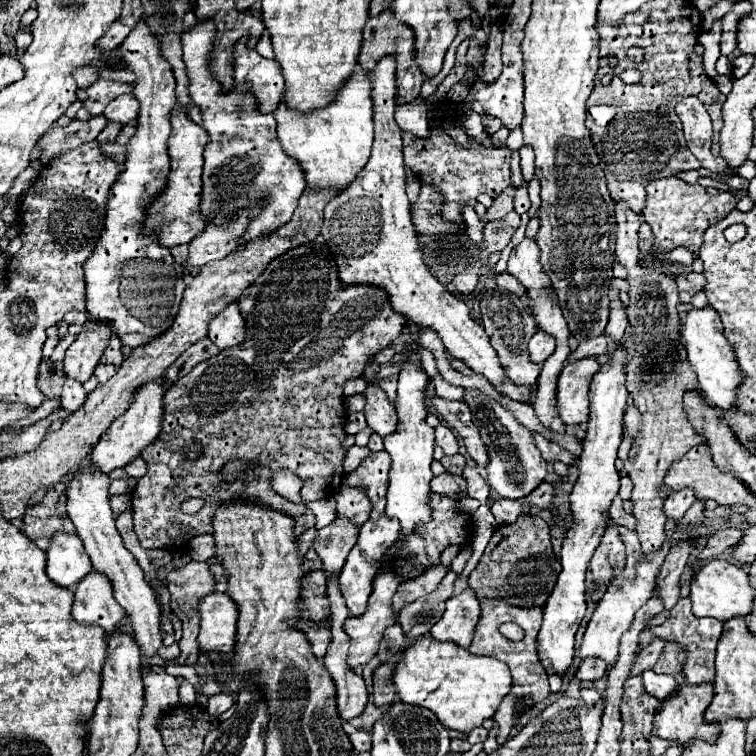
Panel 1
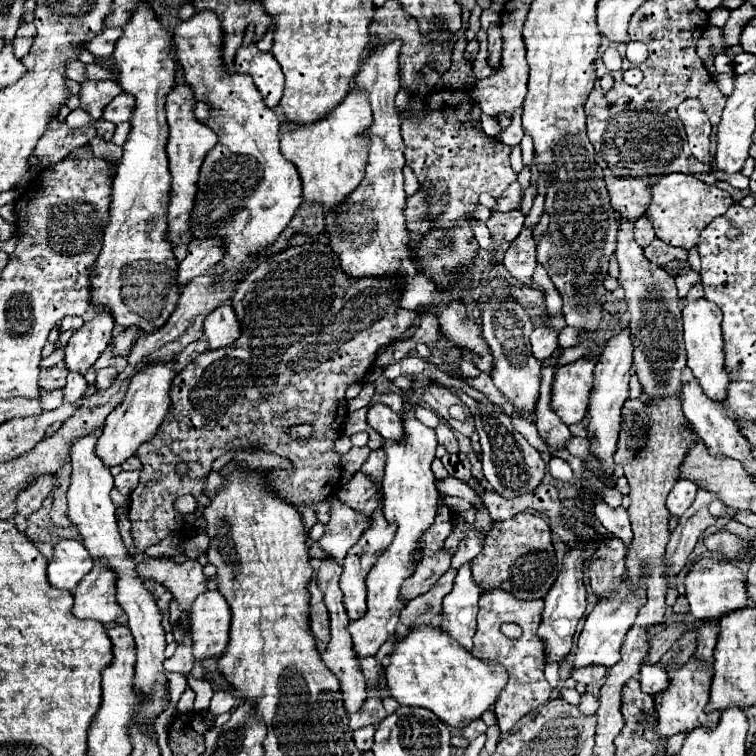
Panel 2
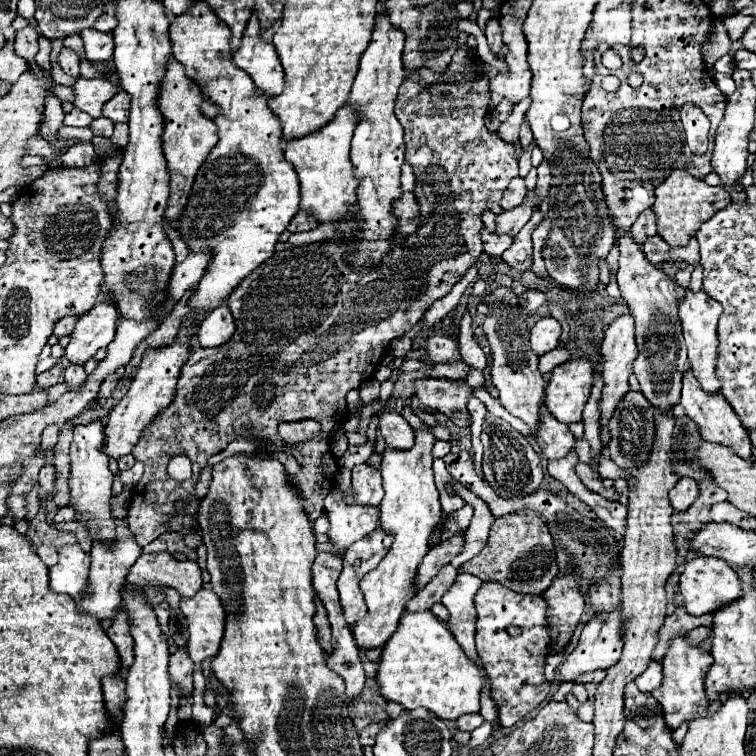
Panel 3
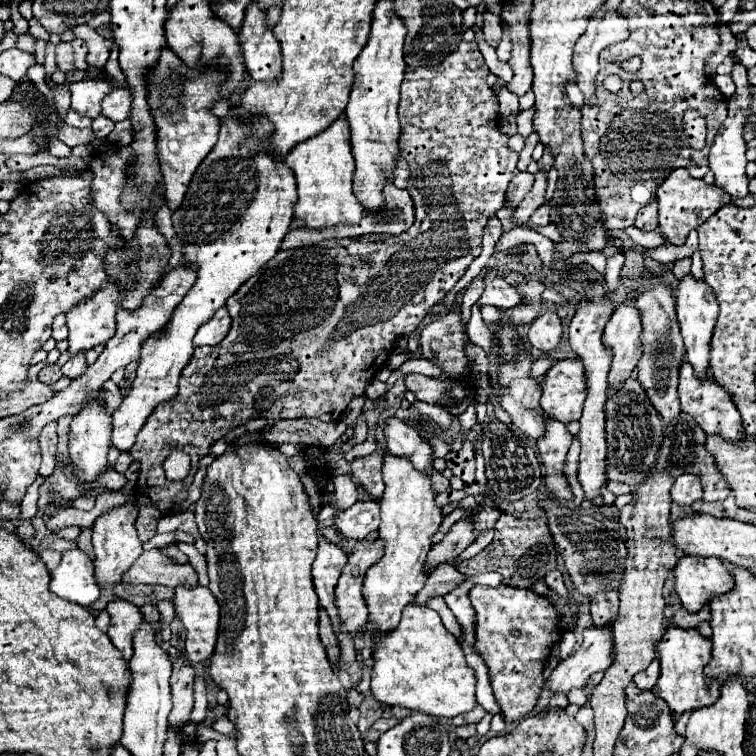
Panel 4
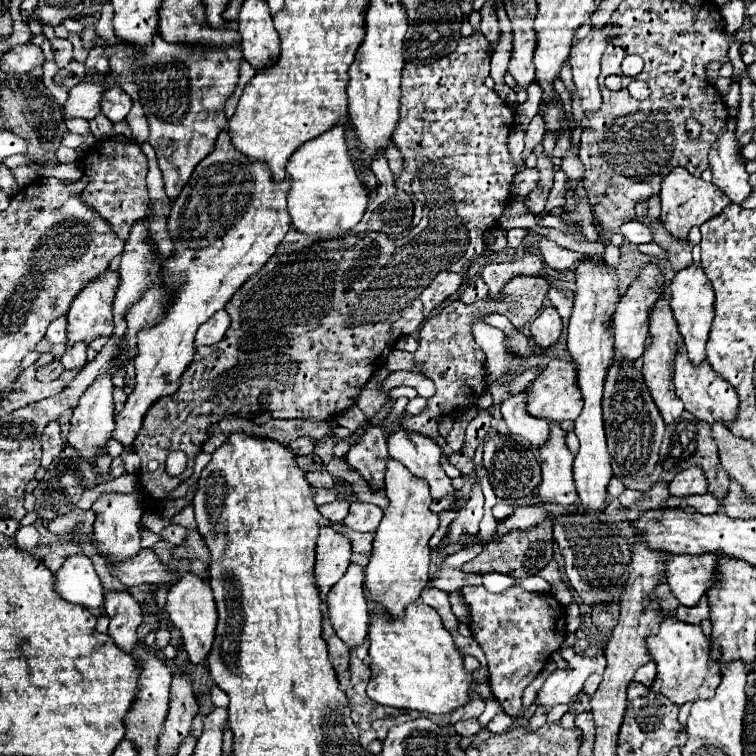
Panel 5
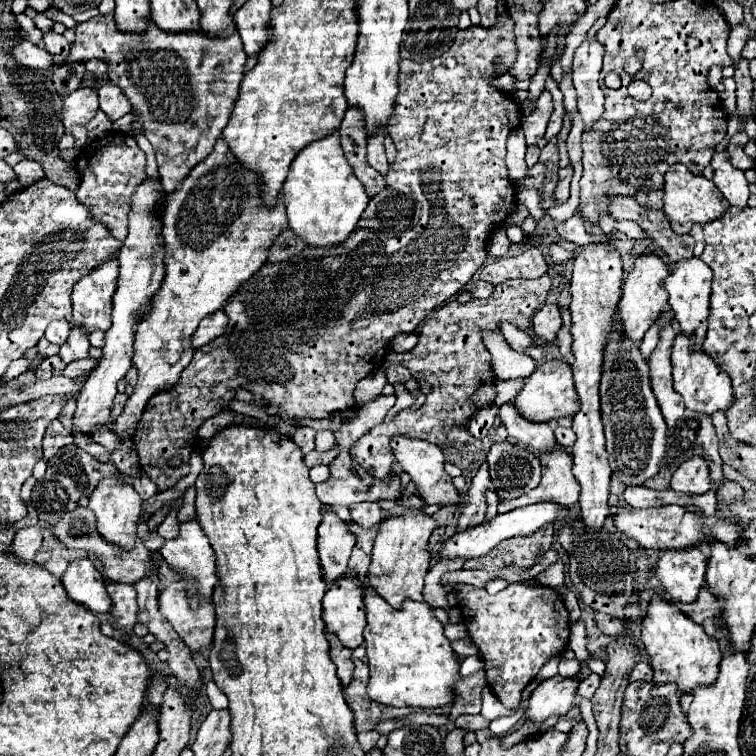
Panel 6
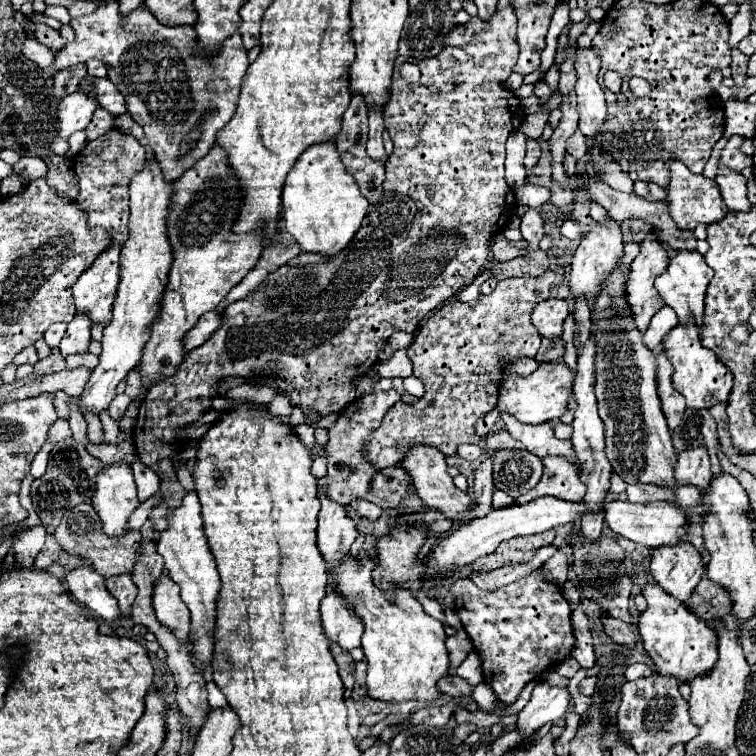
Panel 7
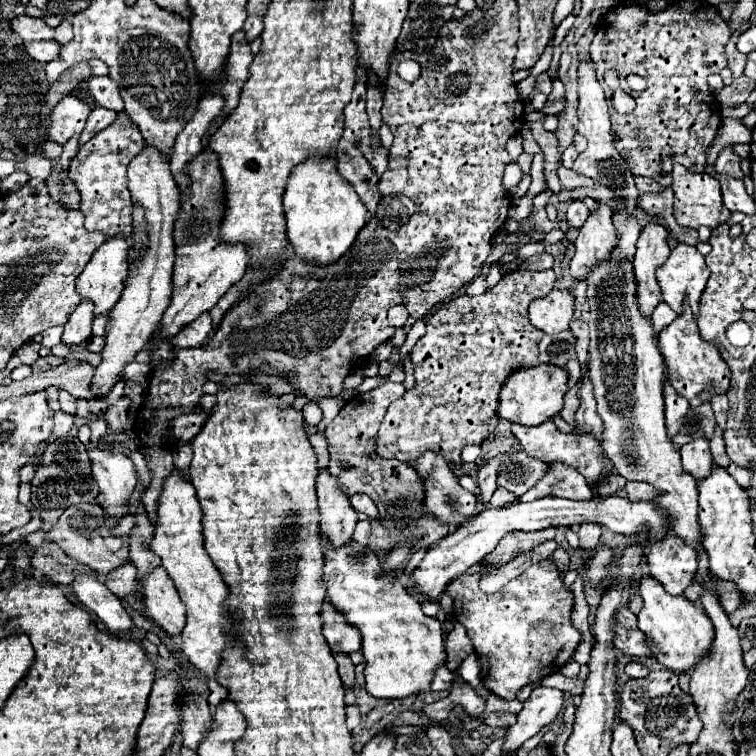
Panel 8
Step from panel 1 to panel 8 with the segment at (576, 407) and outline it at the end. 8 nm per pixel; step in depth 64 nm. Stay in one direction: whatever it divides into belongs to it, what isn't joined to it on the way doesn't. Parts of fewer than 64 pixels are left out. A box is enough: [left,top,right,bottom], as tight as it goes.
[498,364,568,426]

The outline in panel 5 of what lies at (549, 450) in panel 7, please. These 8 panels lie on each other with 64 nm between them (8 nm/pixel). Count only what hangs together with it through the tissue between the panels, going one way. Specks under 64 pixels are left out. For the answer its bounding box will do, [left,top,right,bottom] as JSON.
[500,396,550,446]

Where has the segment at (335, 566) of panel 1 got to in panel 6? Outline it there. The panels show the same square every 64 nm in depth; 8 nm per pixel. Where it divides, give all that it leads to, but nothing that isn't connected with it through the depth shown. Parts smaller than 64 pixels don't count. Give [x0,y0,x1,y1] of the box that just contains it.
[350,502,382,528]

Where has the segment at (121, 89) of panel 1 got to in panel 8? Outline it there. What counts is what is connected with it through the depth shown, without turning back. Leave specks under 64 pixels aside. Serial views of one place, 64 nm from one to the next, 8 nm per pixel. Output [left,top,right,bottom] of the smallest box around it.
[48,96,90,144]

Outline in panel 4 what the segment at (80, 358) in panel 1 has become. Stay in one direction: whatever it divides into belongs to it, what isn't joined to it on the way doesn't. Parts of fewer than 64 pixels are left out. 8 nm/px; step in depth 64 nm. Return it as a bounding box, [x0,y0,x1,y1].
[68,278,120,352]

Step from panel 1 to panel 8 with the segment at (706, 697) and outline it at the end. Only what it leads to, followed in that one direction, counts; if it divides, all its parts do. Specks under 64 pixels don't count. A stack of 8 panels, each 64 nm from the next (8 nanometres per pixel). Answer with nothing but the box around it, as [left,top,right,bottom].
[638,576,714,672]

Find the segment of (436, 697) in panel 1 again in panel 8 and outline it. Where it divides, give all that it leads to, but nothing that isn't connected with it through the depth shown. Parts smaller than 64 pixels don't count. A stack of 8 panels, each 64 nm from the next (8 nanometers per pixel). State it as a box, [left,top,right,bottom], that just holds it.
[324,540,446,698]

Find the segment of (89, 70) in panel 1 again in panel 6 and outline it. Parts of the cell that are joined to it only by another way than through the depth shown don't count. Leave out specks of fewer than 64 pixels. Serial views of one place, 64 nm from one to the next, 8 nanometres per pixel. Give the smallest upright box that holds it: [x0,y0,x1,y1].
[42,32,70,64]

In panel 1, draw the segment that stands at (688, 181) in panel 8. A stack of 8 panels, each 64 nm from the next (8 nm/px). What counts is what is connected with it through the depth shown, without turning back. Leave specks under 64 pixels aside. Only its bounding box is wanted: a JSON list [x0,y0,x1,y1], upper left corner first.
[642,176,736,252]

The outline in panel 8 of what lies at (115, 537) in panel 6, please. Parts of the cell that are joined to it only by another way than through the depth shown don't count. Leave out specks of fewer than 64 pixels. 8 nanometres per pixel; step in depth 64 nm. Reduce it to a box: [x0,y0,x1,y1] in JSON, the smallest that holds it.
[88,442,136,520]

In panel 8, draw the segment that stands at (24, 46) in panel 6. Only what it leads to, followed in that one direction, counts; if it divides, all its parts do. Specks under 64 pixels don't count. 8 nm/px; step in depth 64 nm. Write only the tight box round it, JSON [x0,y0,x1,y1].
[26,40,62,62]

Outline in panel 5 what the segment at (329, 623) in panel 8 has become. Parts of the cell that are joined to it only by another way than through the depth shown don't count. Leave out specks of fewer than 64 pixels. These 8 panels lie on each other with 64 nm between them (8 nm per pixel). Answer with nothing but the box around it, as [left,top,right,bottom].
[326,564,368,648]

